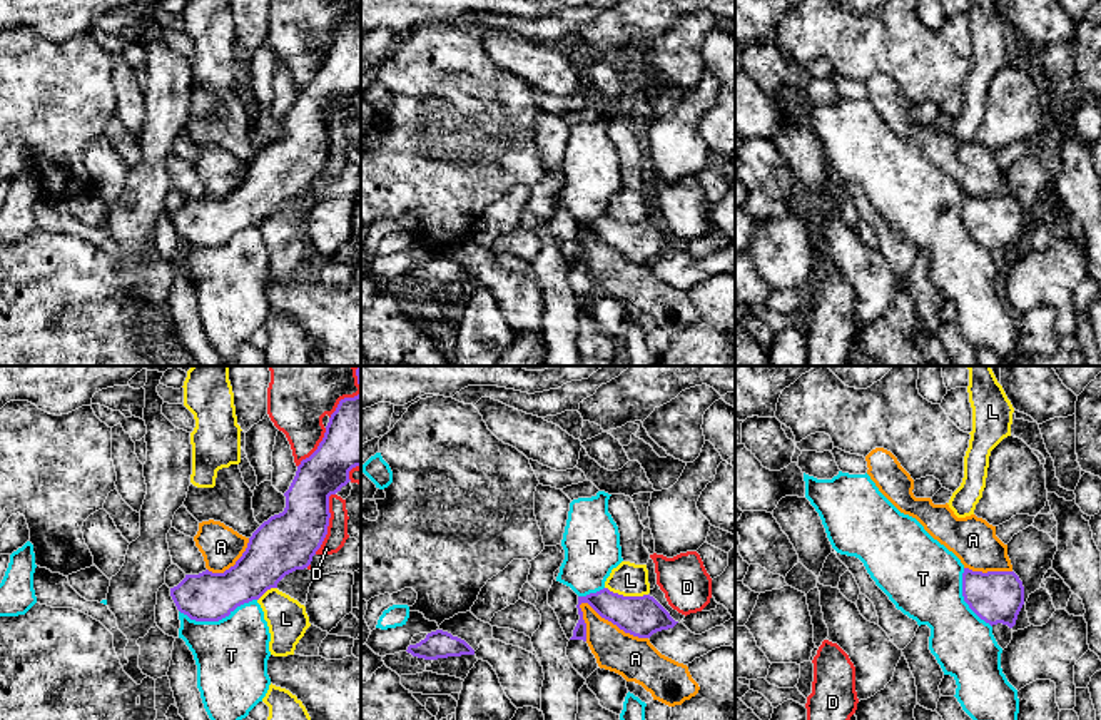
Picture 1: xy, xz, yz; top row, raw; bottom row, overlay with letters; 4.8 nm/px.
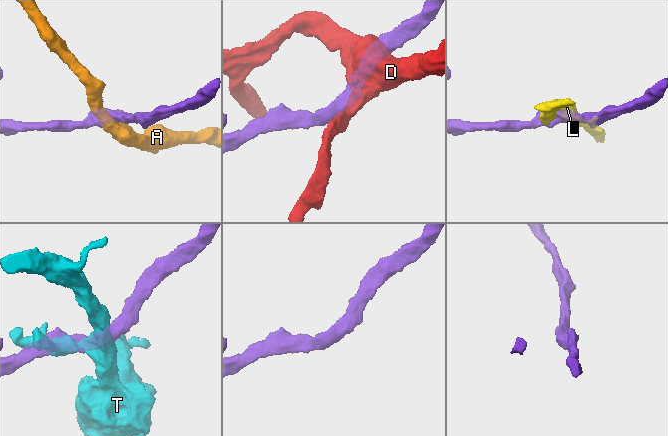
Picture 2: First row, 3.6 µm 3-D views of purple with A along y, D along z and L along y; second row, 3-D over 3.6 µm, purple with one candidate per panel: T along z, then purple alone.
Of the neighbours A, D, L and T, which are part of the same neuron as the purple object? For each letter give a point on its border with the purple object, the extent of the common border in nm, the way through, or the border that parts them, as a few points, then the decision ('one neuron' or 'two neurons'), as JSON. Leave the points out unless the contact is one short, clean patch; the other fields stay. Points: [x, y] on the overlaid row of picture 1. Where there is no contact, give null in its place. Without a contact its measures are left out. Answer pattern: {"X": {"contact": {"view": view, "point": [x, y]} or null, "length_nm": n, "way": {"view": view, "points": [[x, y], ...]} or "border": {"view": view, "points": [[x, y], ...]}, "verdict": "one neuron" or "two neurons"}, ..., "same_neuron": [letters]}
{"A": {"contact": {"view": "xz", "point": [613, 623]}, "length_nm": 380, "border": {"view": "xz", "points": [[578, 605], [588, 603], [625, 632], [647, 638]]}, "verdict": "two neurons"}, "D": {"contact": {"view": "xy", "point": [328, 523]}, "length_nm": 320, "verdict": "two neurons"}, "L": {"contact": {"view": "xz", "point": [627, 597]}, "length_nm": 220, "border": {"view": "xz", "points": [[605, 587], [624, 595], [647, 595]]}, "verdict": "two neurons"}, "T": {"contact": {"view": "xy", "point": [218, 620]}, "length_nm": 380, "verdict": "two neurons"}, "same_neuron": []}

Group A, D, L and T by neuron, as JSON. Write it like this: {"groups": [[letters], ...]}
{"groups": [["A"], ["D"], ["L"], ["T"]]}

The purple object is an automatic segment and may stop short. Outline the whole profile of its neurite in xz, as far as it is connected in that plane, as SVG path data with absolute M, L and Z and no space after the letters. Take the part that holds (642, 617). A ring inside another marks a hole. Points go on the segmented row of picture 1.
M603 588L596 593L578 596L576 608L580 620L570 640L586 641L586 623L580 608L581 603L588 603L601 618L638 638L650 638L653 633L673 628L678 623L650 595L623 596Z

